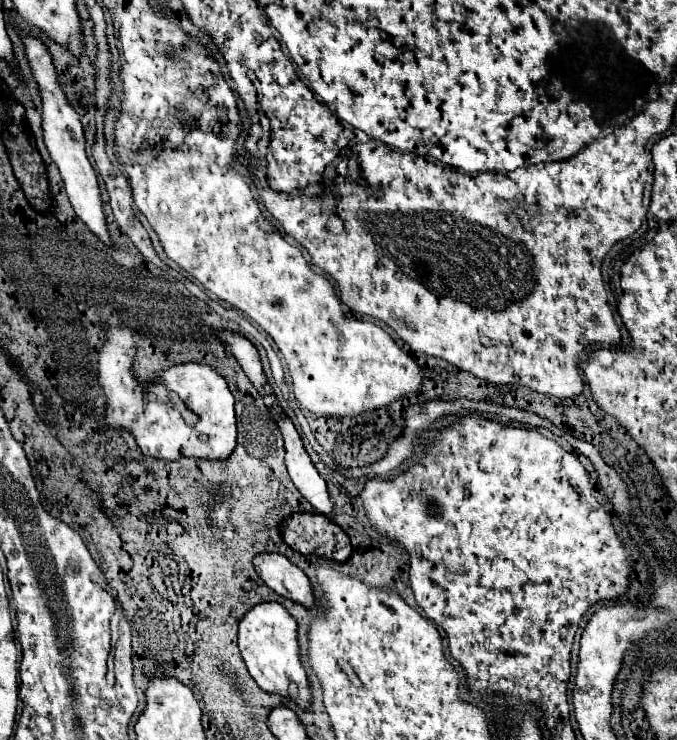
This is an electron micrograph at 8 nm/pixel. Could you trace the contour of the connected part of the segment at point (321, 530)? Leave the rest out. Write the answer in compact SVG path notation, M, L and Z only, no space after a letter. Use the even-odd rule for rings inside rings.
M297 512L279 524L285 544L301 554L317 554L335 562L345 562L351 556L349 536L323 514Z

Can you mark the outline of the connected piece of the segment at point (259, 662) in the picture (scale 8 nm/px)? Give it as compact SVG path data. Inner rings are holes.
M279 602L257 604L241 618L237 646L239 646L243 662L247 664L249 672L251 672L253 680L259 684L259 688L263 688L265 692L279 692L281 696L287 696L289 686L295 684L299 690L295 702L301 708L309 708L311 690L309 690L307 674L305 674L305 670L301 666L301 658L299 658L297 622Z

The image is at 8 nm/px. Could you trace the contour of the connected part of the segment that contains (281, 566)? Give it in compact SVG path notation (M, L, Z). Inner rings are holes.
M257 554L255 560L255 572L263 582L275 590L277 594L303 604L305 608L313 606L313 592L309 578L303 570L299 570L295 564L291 564L283 554Z

